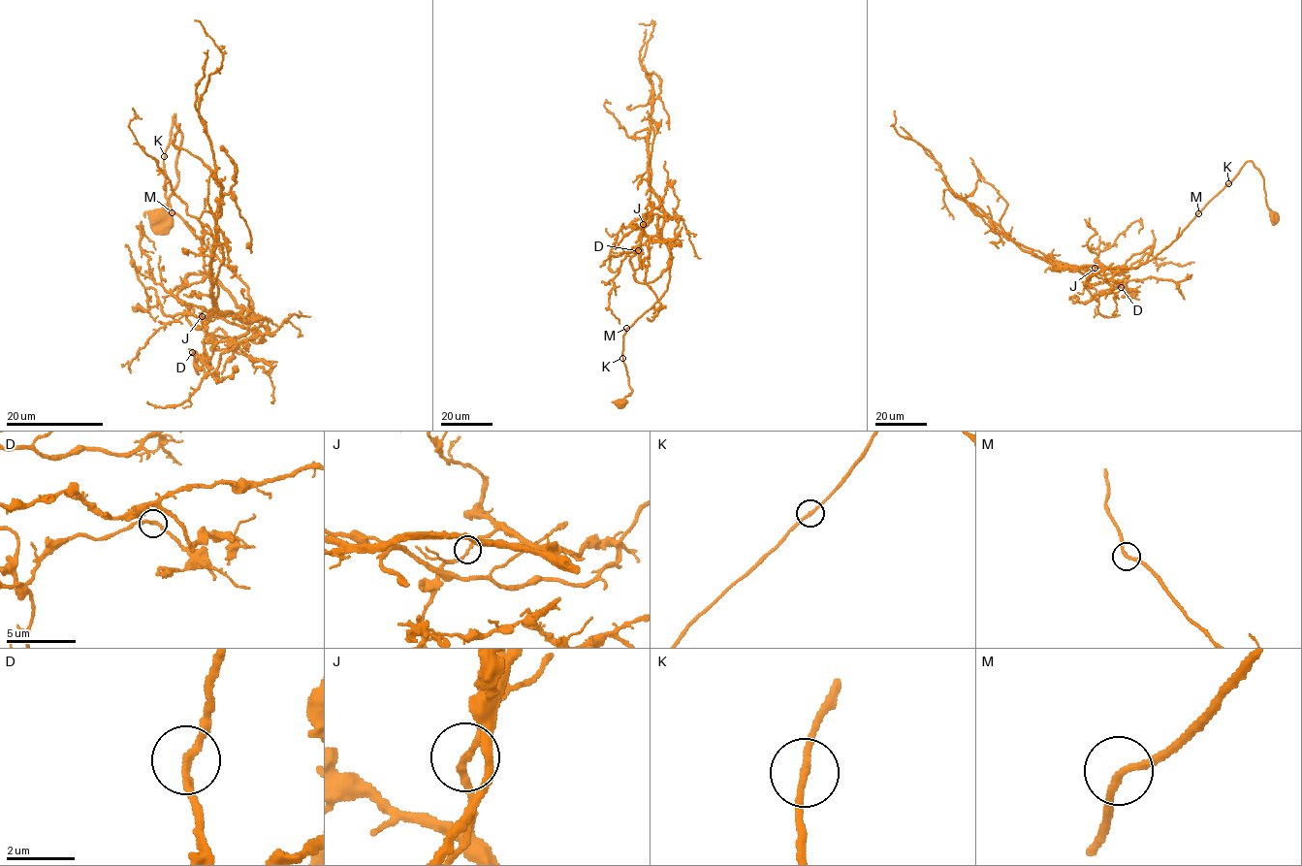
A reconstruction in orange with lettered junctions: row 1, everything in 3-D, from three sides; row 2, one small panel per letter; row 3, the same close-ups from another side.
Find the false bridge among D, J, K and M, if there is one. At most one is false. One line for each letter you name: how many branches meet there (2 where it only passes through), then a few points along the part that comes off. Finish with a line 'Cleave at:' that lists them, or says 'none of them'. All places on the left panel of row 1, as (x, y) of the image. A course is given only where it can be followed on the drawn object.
Cleave at: none of them

